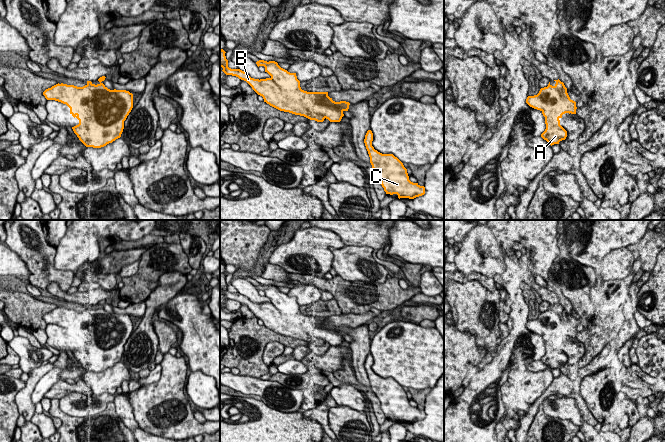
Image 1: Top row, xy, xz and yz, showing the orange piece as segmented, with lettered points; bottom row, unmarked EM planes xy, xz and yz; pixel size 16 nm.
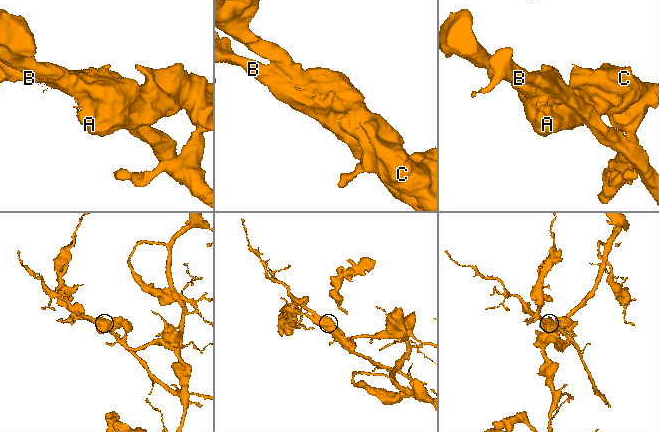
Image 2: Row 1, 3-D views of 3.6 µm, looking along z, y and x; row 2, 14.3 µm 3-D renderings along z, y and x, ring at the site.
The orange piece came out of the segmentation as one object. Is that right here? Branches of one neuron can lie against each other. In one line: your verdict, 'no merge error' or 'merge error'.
merge error

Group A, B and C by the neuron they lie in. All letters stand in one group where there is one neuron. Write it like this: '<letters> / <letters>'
A C / B

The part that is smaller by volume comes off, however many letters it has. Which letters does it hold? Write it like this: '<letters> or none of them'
B

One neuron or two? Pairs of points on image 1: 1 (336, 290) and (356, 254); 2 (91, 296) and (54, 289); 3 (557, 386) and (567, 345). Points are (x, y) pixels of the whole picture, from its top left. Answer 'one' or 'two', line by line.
1: two
2: one
3: two

